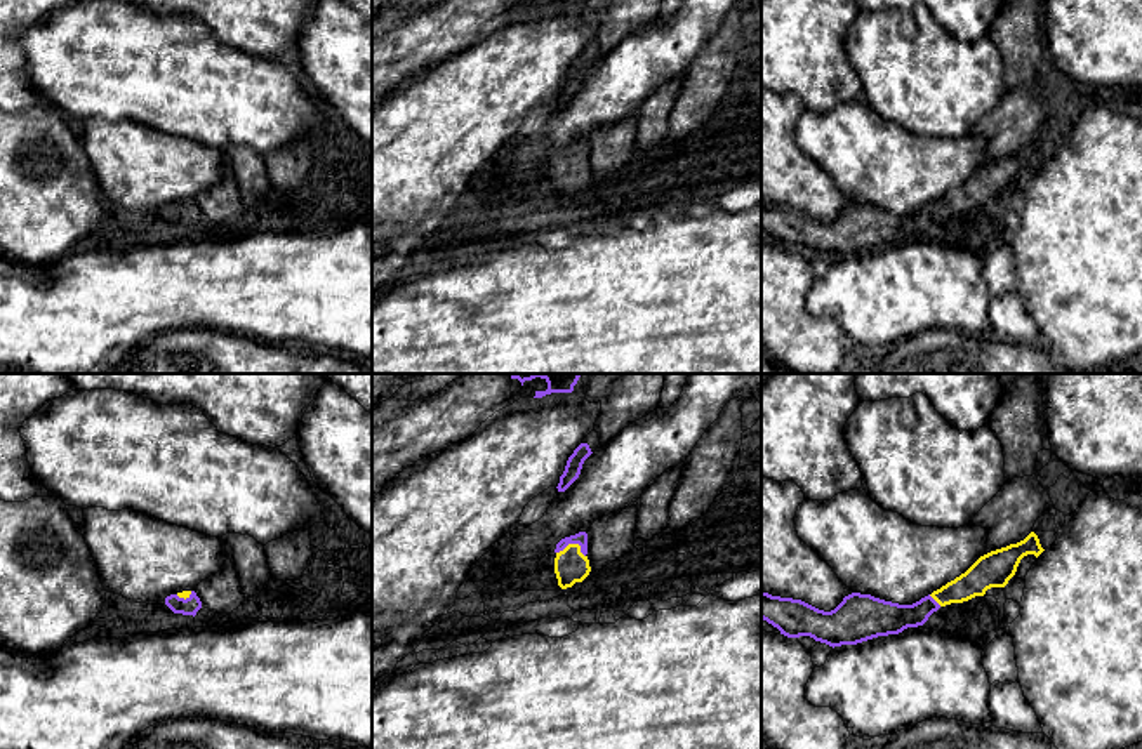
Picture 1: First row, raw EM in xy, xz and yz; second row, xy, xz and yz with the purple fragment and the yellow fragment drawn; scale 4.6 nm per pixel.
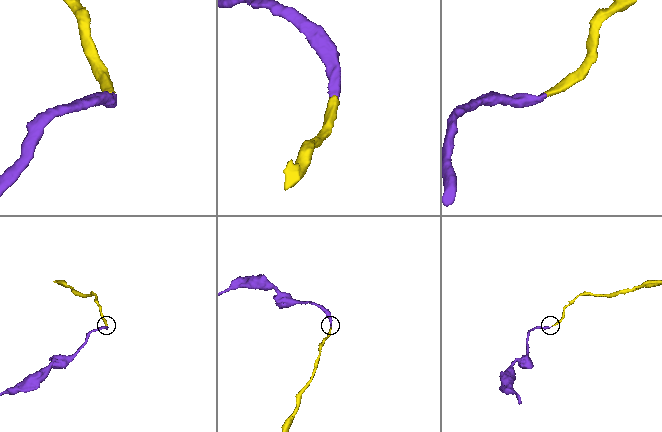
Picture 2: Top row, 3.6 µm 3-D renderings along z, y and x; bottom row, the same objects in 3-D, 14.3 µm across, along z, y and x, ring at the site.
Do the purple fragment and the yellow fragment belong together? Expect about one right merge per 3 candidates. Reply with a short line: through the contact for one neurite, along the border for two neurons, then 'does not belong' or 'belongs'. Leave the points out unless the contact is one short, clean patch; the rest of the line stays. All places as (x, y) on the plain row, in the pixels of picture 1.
xz (581, 148), (574, 153), (570, 176) | belongs

